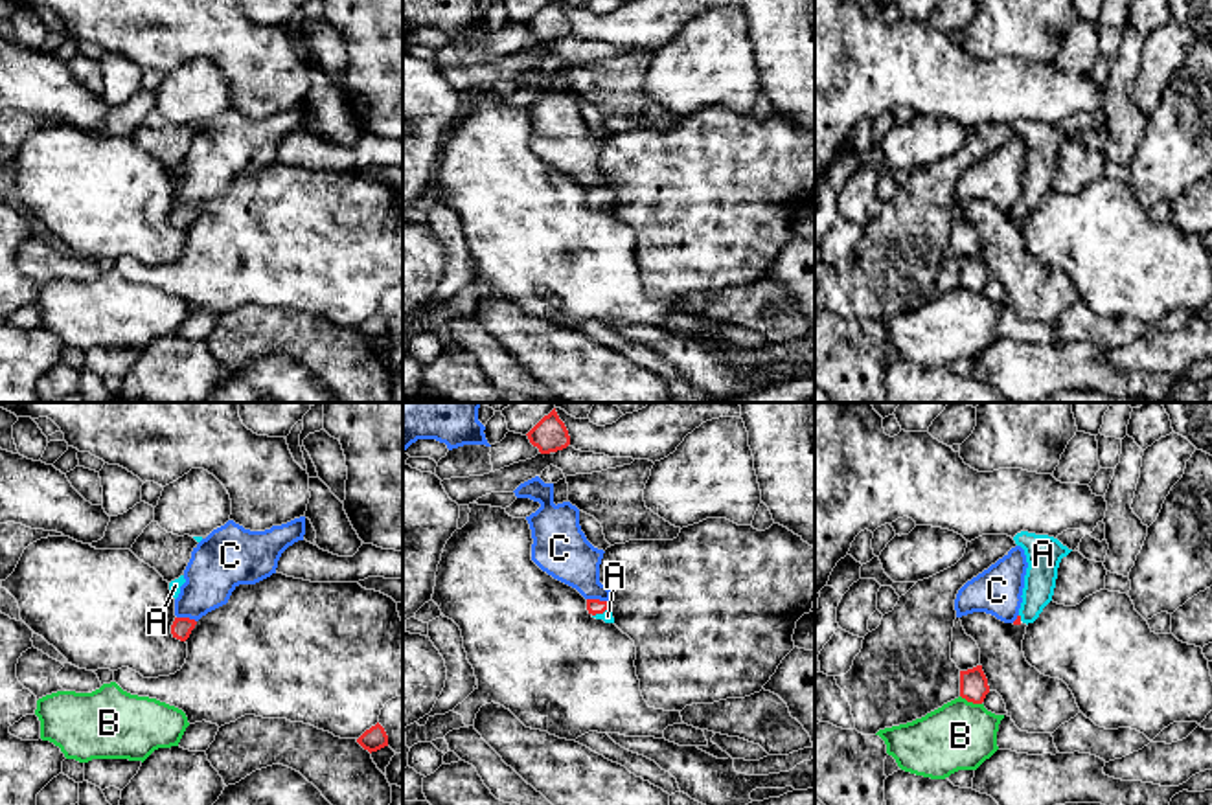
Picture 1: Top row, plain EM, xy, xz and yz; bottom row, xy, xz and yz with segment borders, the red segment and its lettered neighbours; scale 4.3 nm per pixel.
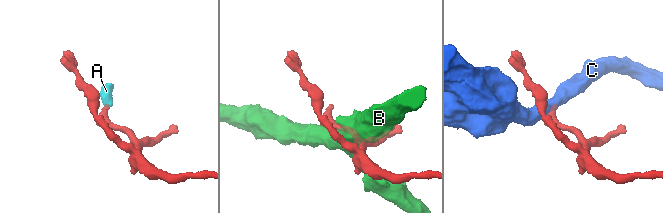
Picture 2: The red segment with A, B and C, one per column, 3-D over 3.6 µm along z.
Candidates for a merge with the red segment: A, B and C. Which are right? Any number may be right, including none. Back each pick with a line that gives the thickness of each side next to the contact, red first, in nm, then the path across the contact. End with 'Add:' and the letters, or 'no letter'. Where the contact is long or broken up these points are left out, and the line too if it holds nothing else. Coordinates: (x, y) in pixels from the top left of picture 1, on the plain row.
A: calibres 70 and 50 nm; way xz (594, 195), (600, 201), (607, 204)
Add: A

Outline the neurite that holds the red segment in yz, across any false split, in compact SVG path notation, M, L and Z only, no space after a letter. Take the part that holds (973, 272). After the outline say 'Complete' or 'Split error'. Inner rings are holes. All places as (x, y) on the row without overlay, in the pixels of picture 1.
M982 254L960 259L960 285L973 292L982 292L989 281L988 266Z. Complete

